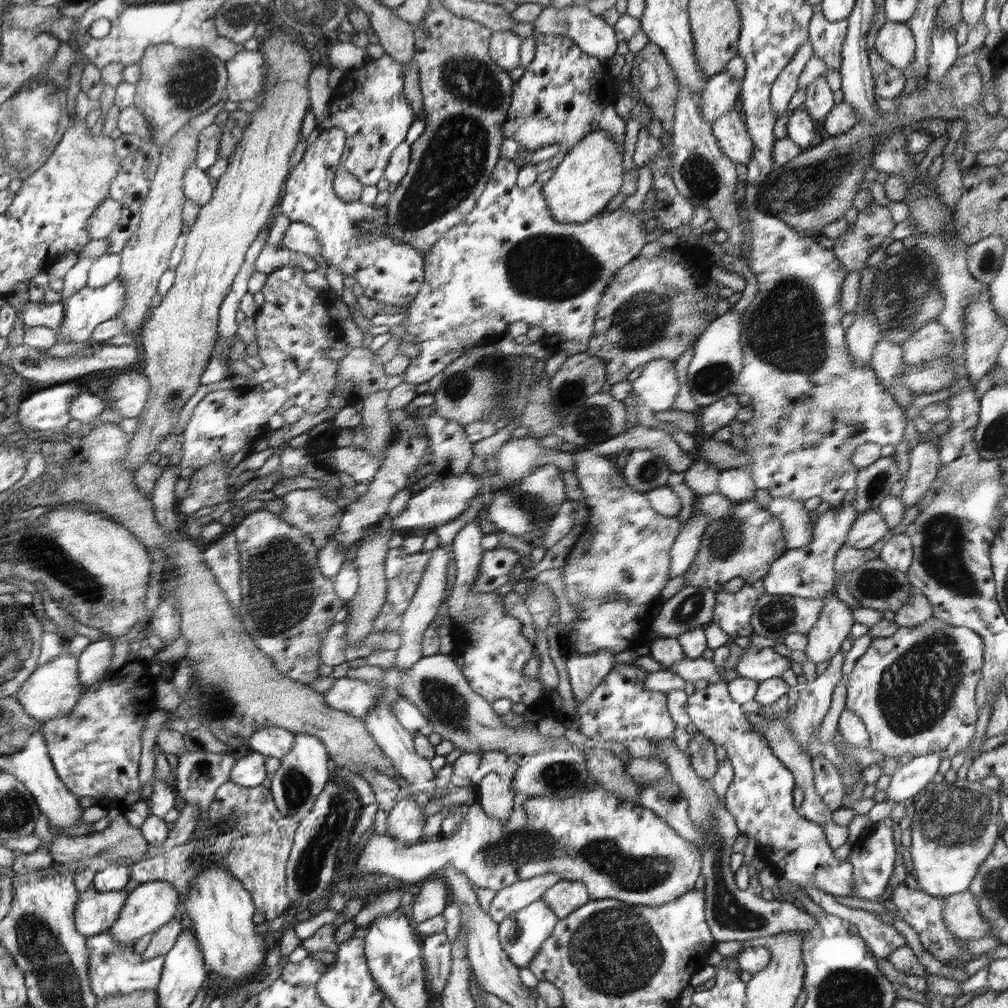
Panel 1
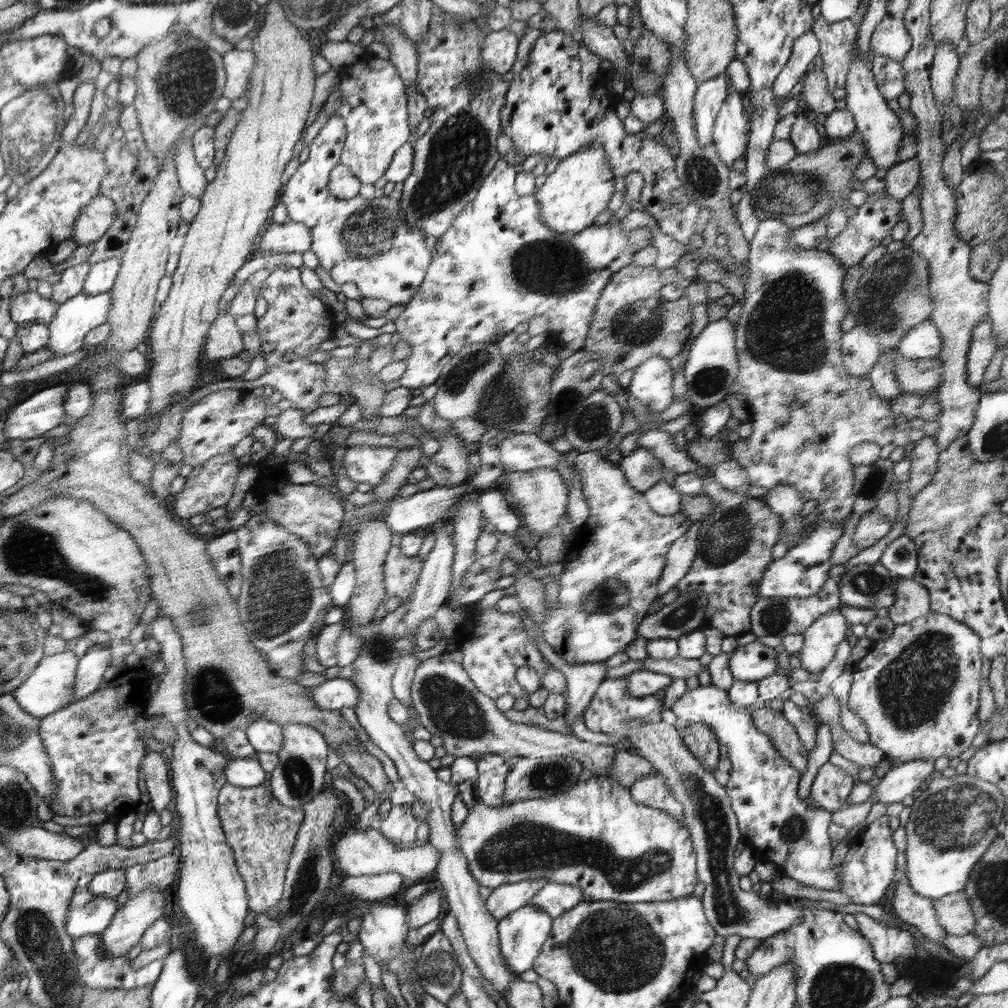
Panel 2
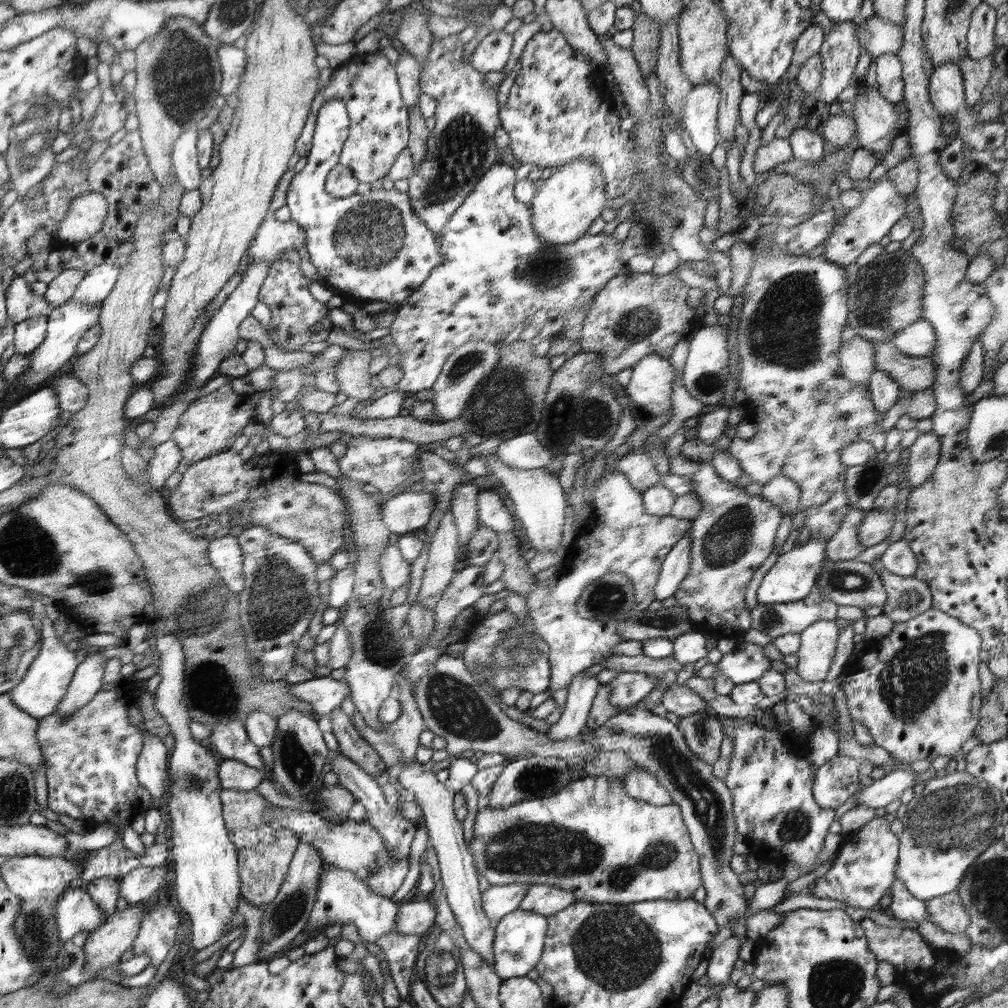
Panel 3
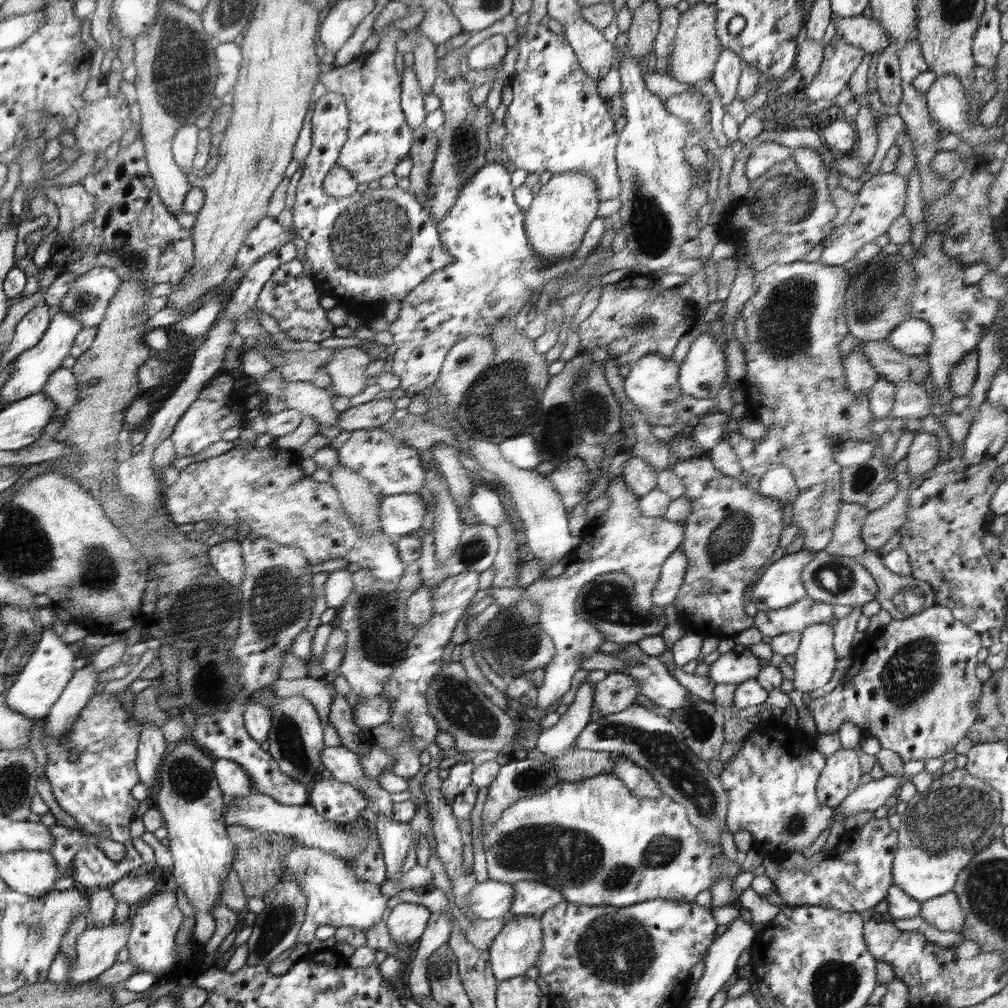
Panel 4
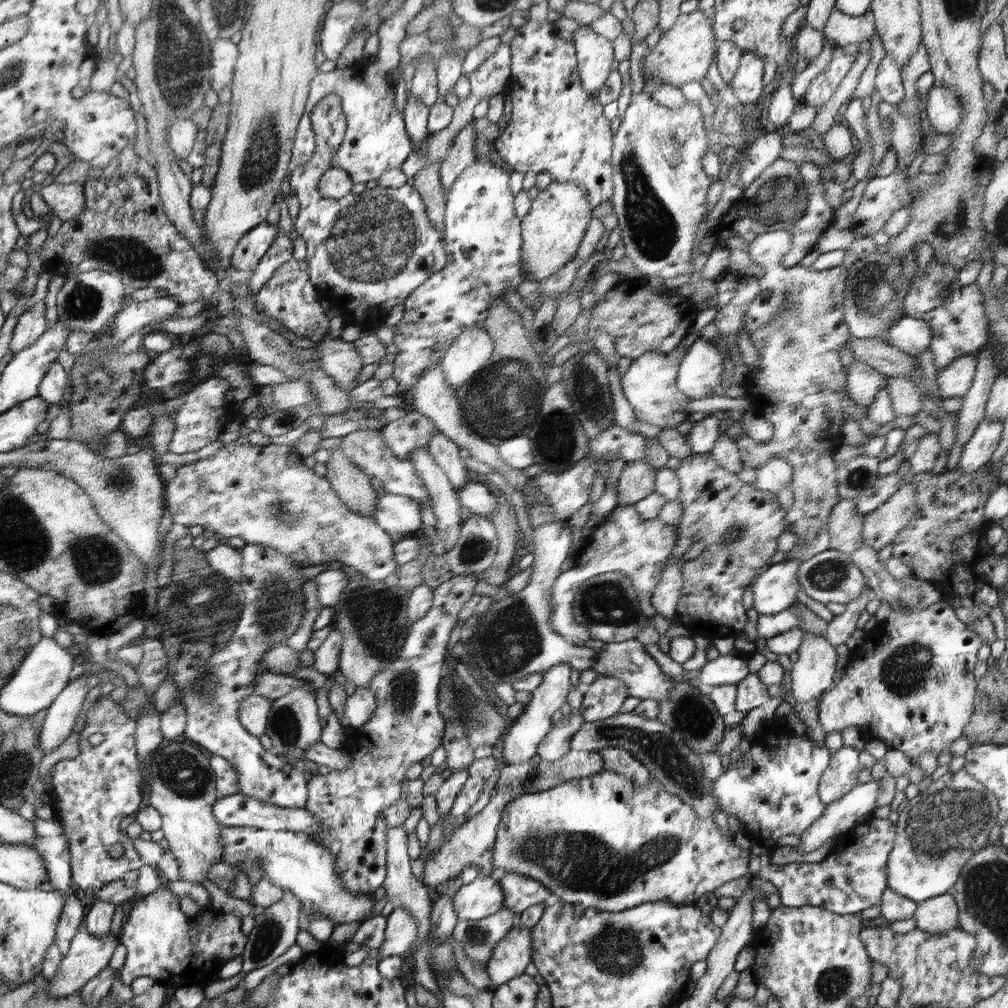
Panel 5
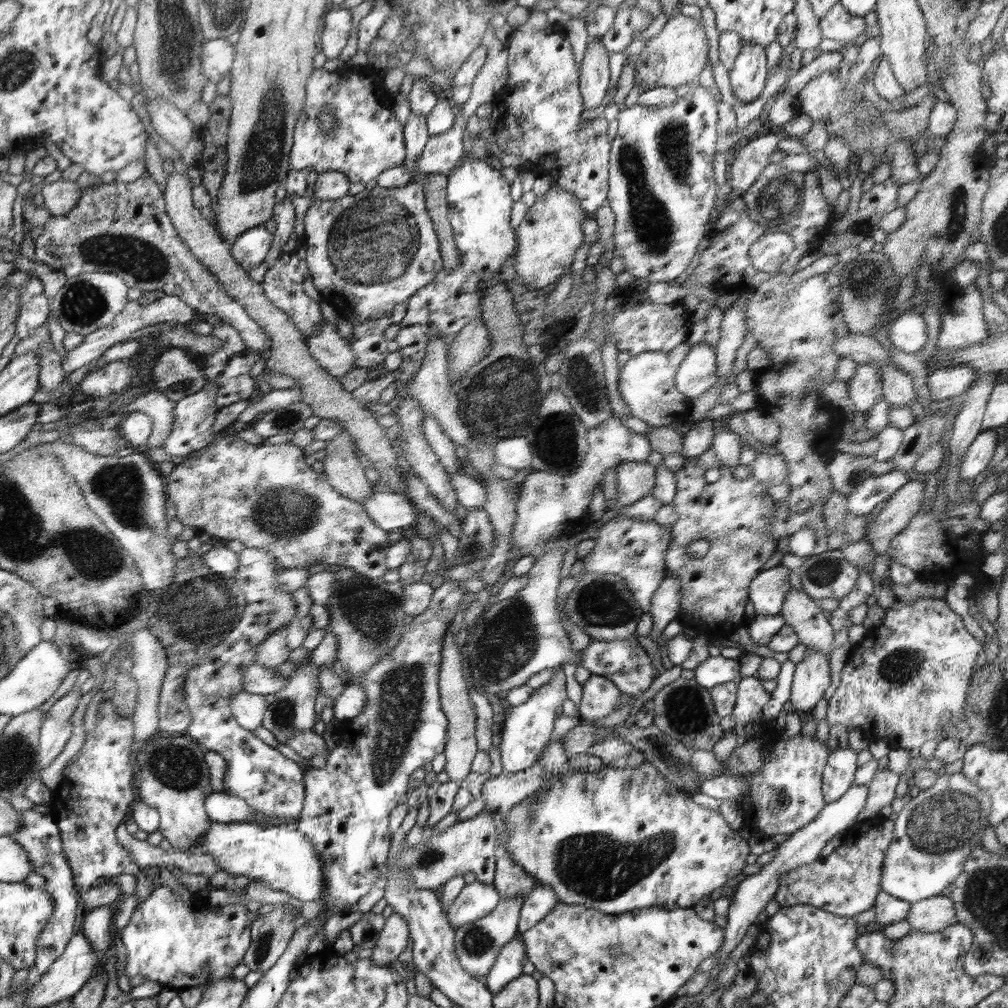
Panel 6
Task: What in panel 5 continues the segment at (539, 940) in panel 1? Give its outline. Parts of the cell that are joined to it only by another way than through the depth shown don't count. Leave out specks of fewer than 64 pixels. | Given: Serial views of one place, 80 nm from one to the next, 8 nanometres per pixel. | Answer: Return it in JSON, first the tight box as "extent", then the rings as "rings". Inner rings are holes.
{"extent":[486,925,532,989],"rings":[[[516,925],[502,938],[492,950],[492,955],[486,964],[486,972],[492,980],[495,989],[506,984],[508,980],[525,974],[526,967],[532,963],[532,928],[522,928]]]}

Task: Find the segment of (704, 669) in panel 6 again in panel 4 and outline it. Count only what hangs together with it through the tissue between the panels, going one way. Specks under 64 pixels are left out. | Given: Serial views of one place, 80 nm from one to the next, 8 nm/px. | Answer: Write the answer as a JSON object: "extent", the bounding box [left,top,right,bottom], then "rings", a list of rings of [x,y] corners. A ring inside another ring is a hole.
{"extent":[709,645,763,685],"rings":[[[744,645],[736,646],[710,664],[709,678],[716,684],[739,685],[751,678],[757,678],[763,661]]]}

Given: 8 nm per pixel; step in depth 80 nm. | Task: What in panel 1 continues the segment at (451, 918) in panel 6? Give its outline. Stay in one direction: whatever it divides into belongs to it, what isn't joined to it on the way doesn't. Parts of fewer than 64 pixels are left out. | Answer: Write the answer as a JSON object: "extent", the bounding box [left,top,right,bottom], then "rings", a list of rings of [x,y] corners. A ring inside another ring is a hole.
{"extent":[489,873,562,925],"rings":[[[544,873],[528,880],[515,882],[496,893],[490,904],[489,915],[500,925],[505,918],[542,899],[548,887],[562,880],[562,876],[558,873]]]}

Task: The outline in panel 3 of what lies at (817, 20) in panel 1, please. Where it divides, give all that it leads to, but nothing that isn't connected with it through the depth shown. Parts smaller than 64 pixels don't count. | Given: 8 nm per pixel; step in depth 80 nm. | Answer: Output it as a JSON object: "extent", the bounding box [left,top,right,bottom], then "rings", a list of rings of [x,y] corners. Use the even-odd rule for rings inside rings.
{"extent":[820,21,860,105],"rings":[[[855,21],[836,23],[820,48],[822,82],[820,101],[835,105],[838,95],[849,85],[860,56]]]}

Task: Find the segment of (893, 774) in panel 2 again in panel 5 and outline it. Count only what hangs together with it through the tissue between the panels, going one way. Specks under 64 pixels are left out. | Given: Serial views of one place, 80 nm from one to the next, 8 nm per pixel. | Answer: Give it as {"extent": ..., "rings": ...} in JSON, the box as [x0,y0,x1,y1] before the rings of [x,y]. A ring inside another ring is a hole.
{"extent":[800,779,881,854],"rings":[[[872,779],[868,783],[858,783],[846,796],[832,804],[826,804],[824,814],[809,826],[800,836],[801,854],[808,854],[824,845],[838,830],[850,832],[861,816],[871,812],[877,805],[881,784]]]}

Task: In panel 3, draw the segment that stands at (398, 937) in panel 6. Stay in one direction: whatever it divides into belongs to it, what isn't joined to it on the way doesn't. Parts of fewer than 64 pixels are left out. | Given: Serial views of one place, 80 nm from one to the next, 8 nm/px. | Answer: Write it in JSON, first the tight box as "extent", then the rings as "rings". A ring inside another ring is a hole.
{"extent":[392,901,435,935],"rings":[[[432,901],[399,903],[399,911],[396,923],[392,927],[393,932],[398,934],[425,935],[435,924],[435,908]]]}

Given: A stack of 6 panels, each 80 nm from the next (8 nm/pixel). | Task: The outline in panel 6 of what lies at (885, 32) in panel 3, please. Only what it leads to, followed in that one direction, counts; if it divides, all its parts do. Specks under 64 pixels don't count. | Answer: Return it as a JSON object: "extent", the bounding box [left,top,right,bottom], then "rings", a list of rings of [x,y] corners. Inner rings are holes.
{"extent":[819,2,867,44],"rings":[[[838,2],[819,22],[819,28],[823,39],[847,44],[864,34],[867,26],[863,17],[849,14]]]}

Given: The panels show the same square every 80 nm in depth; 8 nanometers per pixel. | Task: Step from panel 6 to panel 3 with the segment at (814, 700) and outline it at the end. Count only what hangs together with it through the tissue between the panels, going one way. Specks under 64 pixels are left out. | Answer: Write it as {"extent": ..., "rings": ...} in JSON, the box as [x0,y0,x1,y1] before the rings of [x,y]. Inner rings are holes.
{"extent":[796,618,842,682],"rings":[[[838,618],[824,619],[812,623],[801,632],[796,670],[805,681],[824,682],[835,655],[841,627],[842,621]]]}

